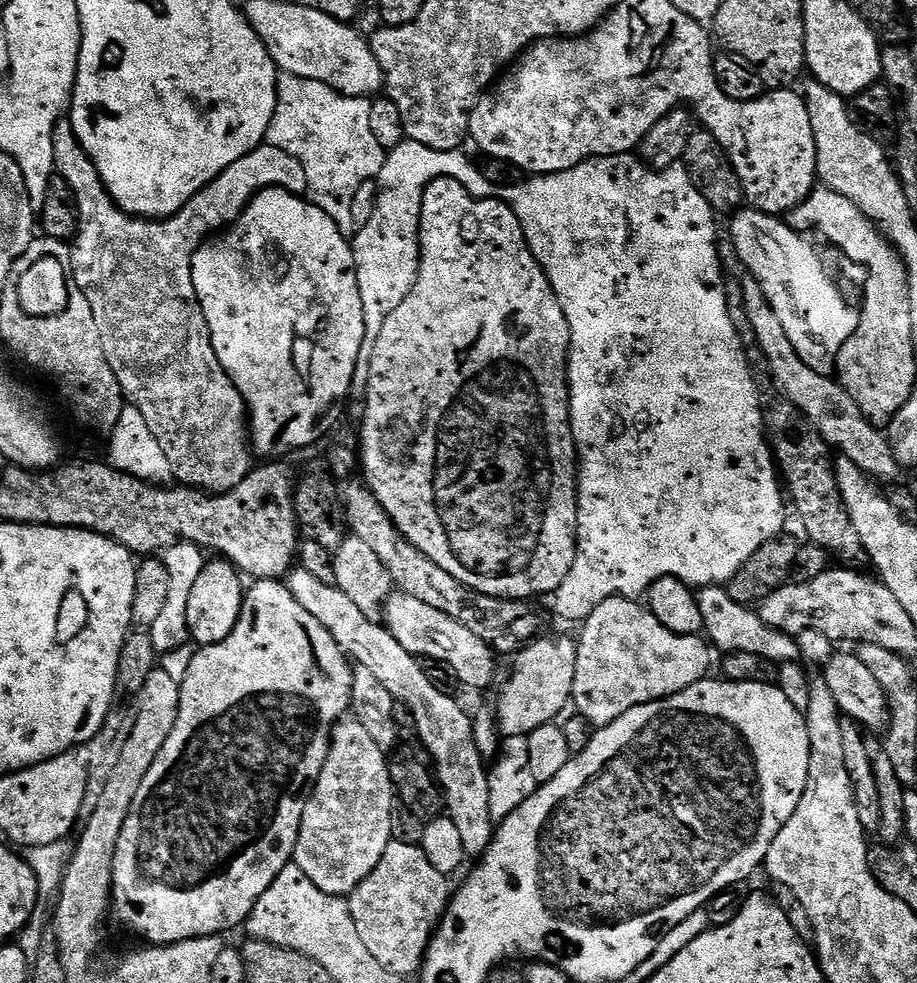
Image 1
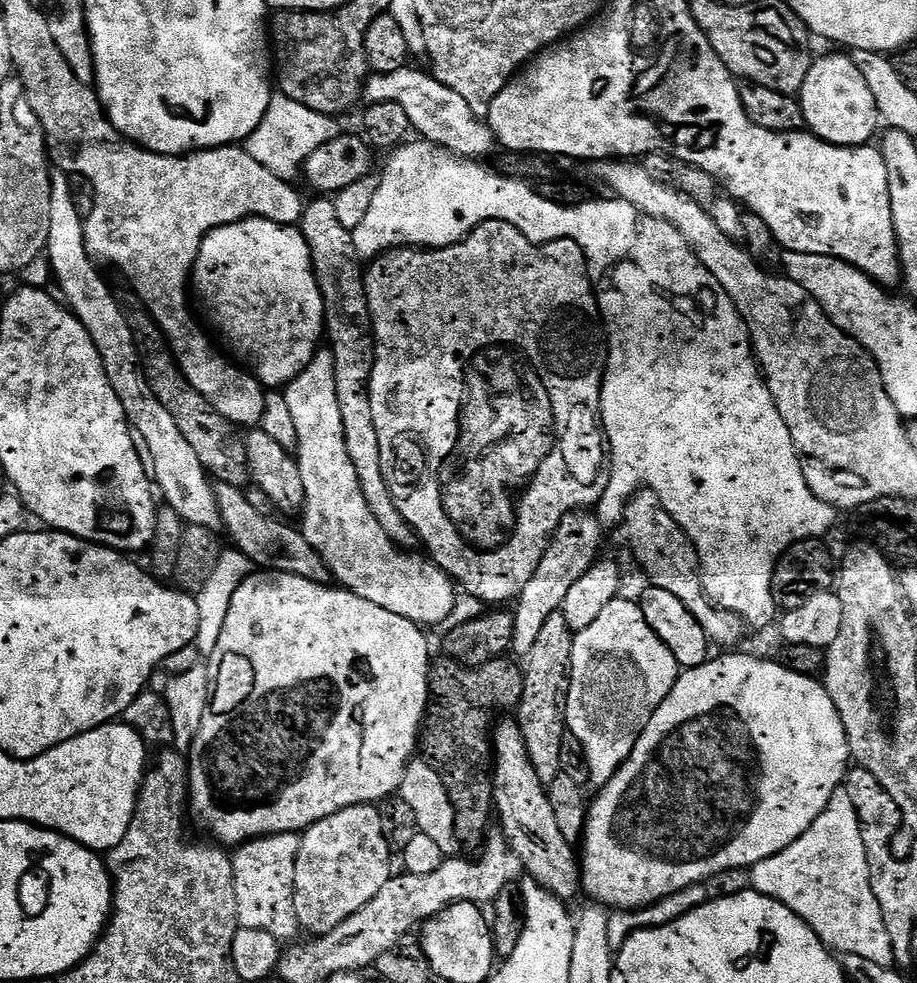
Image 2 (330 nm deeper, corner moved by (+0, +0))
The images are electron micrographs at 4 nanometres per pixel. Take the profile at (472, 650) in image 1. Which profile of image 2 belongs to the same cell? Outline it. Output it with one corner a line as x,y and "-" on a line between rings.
217,483
215,490
223,531
228,531
229,538
236,543
233,544
235,551
249,556
257,569
294,574
298,578
306,578
319,584
329,583
328,567
324,565
322,557
310,546
310,542
306,542
299,527
292,525
291,528
276,516
258,514
258,510
250,506
248,493
244,488

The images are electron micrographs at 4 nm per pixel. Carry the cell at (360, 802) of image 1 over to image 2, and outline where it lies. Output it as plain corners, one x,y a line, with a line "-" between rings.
374,804
350,806
305,829
295,860
295,913
301,929
313,937
325,936
366,906
394,875
392,864
388,861
391,856
394,856
394,852
388,847
388,839
382,830
380,810

